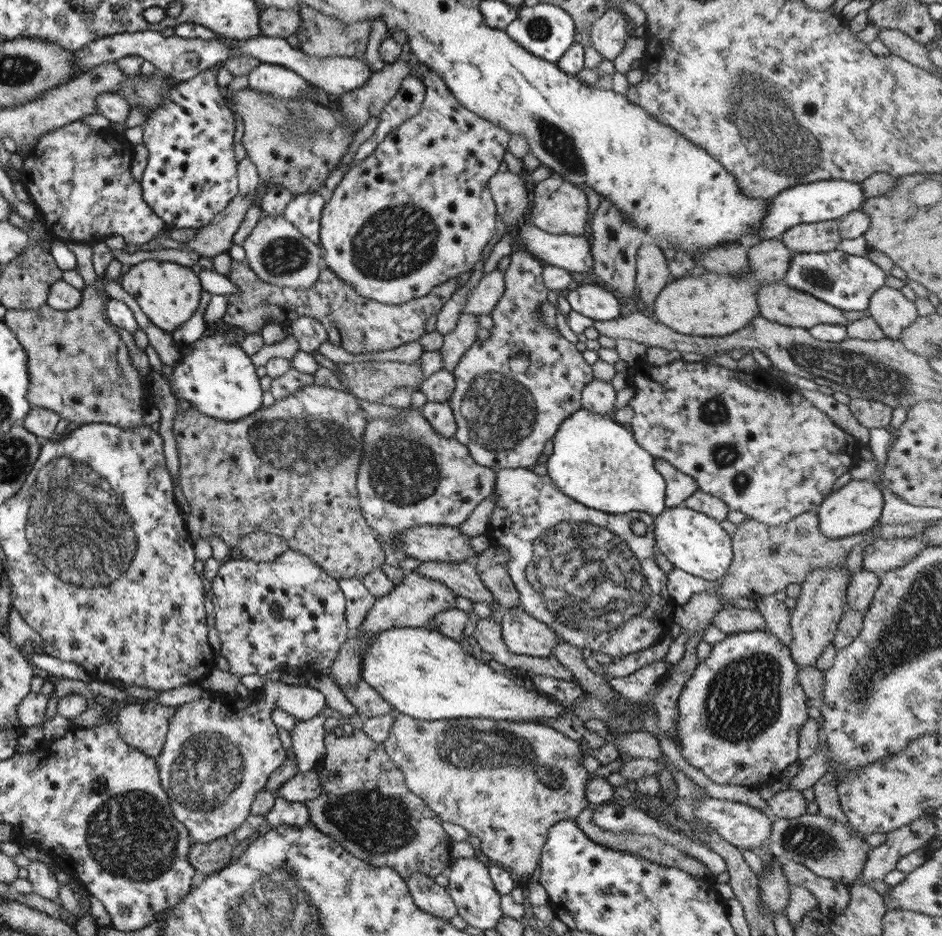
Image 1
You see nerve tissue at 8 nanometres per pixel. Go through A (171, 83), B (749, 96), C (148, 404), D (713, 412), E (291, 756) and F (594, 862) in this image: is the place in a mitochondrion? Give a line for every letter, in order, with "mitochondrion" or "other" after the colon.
A: other
B: mitochondrion
C: other
D: mitochondrion
E: other
F: other

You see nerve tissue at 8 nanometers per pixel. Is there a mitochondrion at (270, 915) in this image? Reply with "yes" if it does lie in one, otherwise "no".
yes

